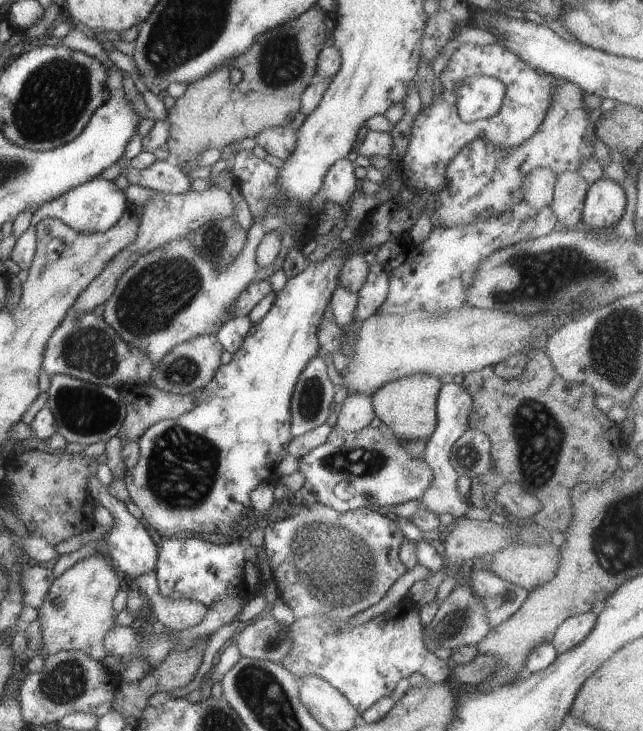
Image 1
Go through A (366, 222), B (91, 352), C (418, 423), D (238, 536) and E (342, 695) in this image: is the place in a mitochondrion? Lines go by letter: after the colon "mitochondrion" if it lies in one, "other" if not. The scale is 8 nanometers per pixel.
A: other
B: mitochondrion
C: other
D: other
E: other

